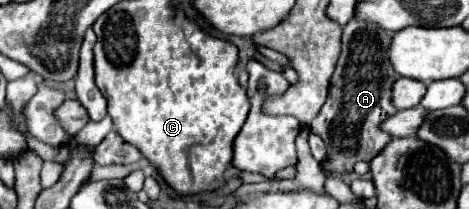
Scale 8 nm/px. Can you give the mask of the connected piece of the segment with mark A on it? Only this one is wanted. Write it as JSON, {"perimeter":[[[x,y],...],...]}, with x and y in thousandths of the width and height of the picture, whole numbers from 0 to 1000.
{"perimeter":[[[759,86],[733,124],[729,239],[704,383],[699,469],[687,507],[687,536],[678,536],[678,565],[670,565],[661,593],[661,622],[699,689],[704,766],[687,785],[699,833],[751,823],[759,775],[789,775],[836,670],[832,641],[810,612],[810,593],[832,565],[832,545],[849,536],[832,488],[832,402],[853,373],[827,287],[832,182],[836,153],[806,144],[802,124],[763,105]]]}

